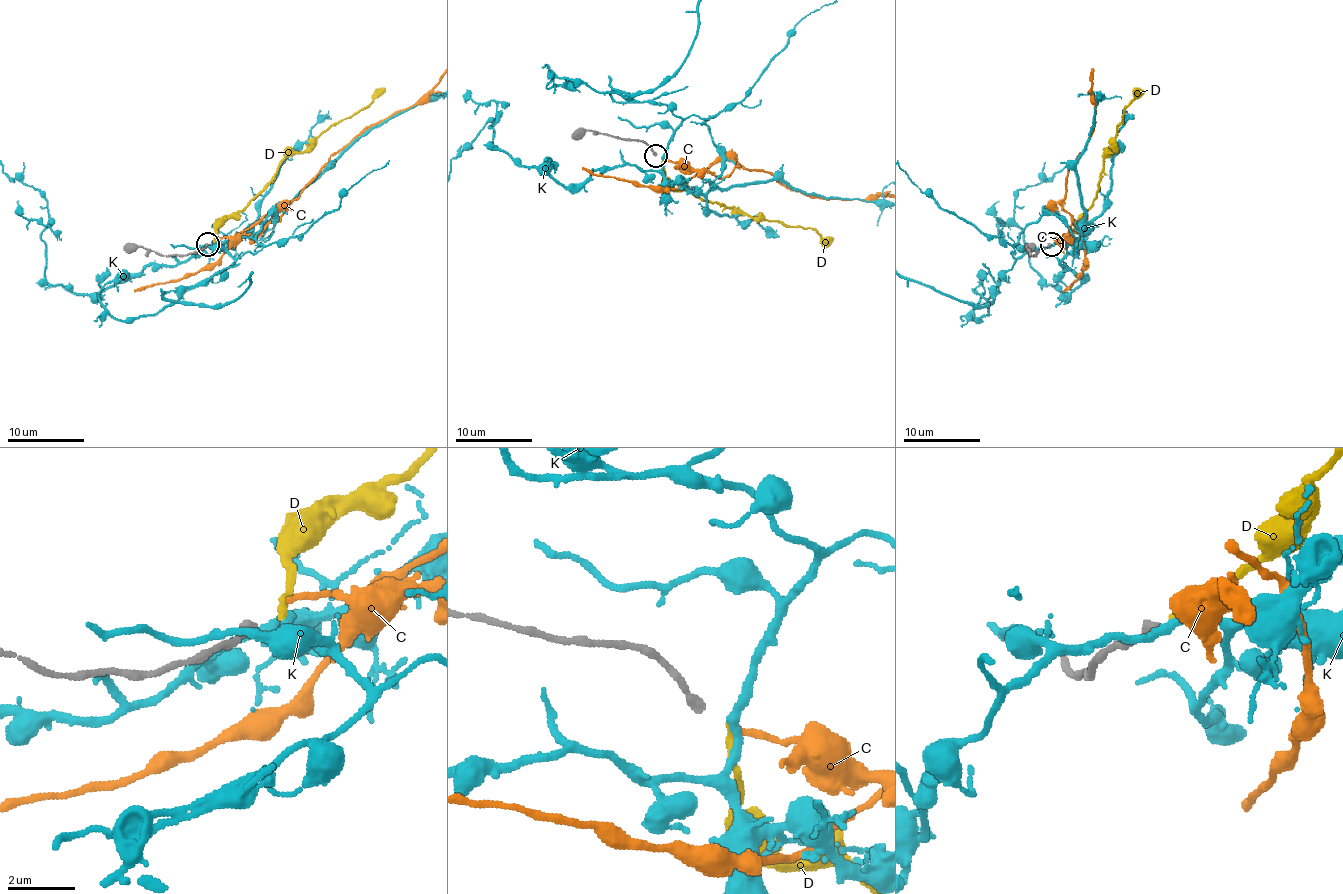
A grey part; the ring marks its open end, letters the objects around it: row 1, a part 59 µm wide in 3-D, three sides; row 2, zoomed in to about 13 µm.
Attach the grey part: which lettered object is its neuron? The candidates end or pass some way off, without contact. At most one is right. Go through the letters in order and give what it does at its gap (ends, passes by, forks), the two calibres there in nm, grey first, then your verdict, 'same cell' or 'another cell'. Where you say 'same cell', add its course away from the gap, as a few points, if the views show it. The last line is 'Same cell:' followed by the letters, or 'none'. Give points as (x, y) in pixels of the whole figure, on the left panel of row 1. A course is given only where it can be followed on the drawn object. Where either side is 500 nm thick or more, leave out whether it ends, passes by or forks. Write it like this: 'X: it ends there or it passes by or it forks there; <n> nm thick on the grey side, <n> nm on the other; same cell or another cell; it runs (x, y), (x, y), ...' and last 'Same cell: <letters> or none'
C: it ends there; 280 nm thick on the grey side, 170 nm on the other; another cell
D: it ends there; 280 nm thick on the grey side, 180 nm on the other; another cell
K: it passes by; 280 nm thick on the grey side, 240 nm on the other; another cell
Same cell: none

